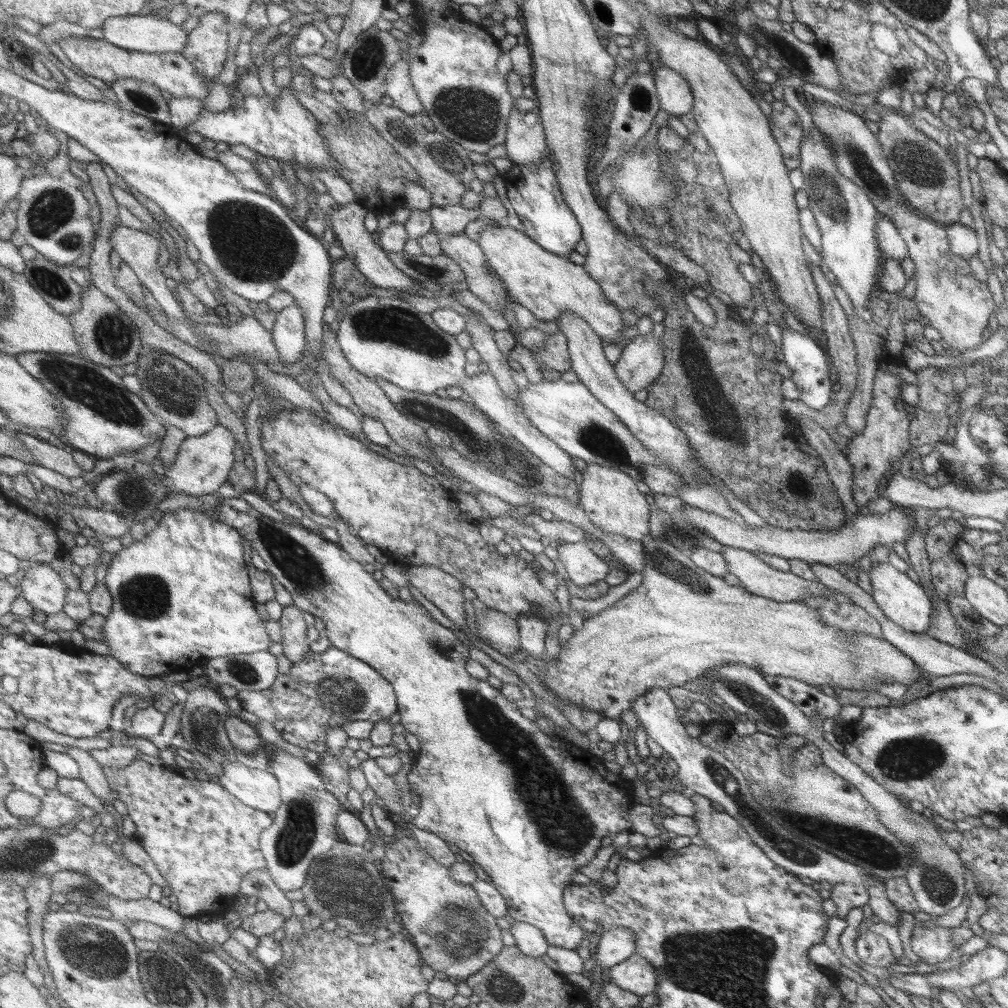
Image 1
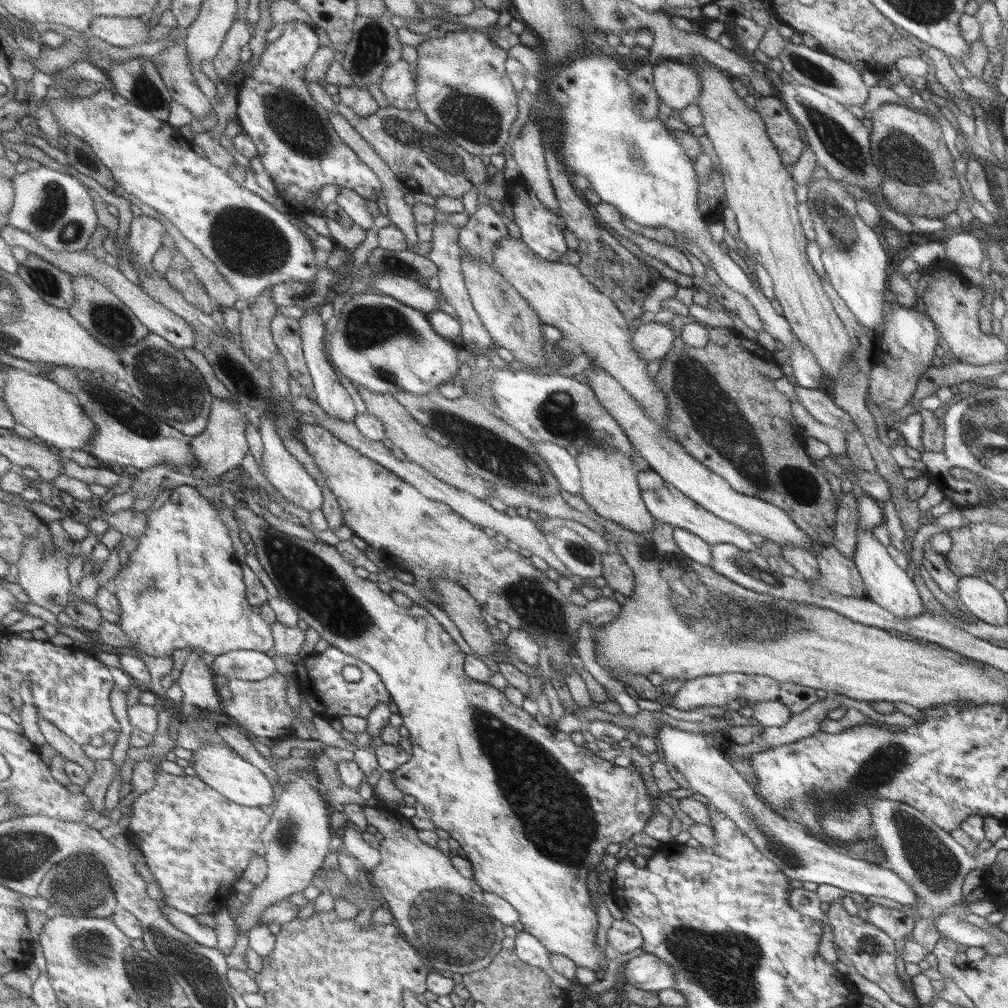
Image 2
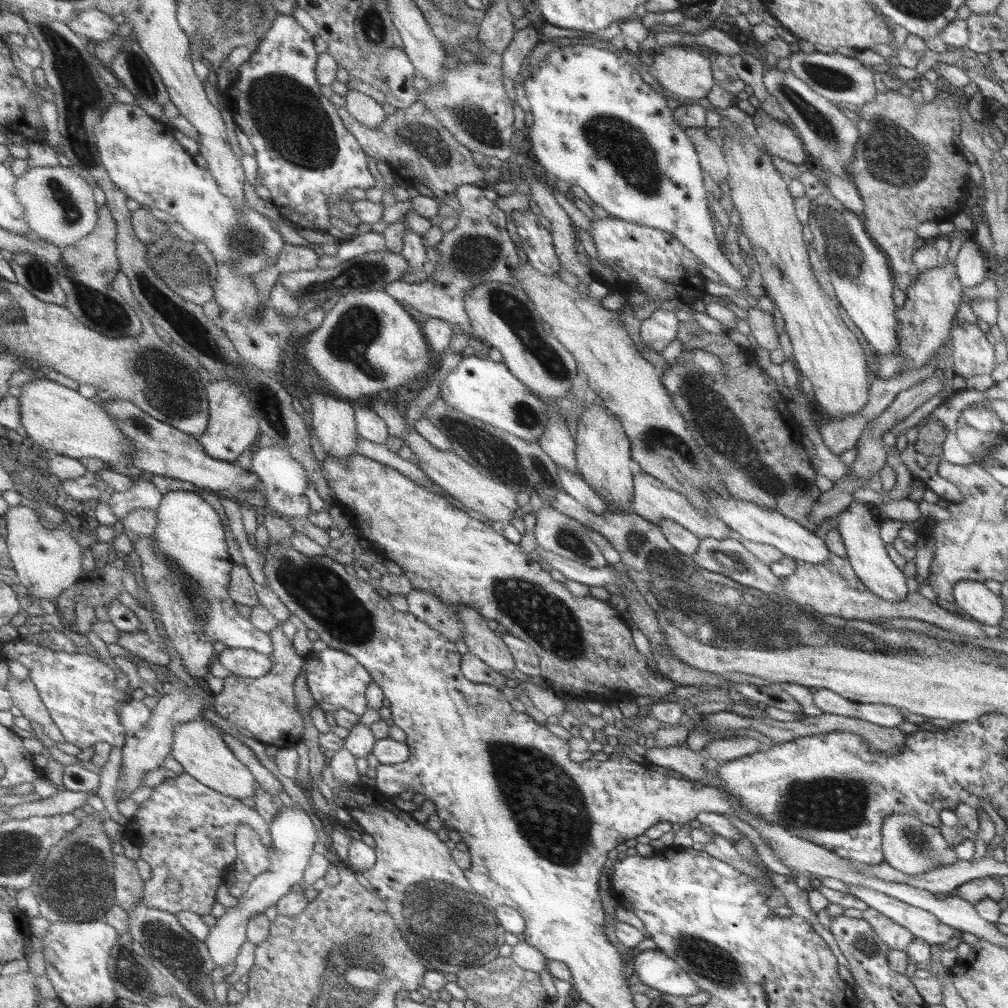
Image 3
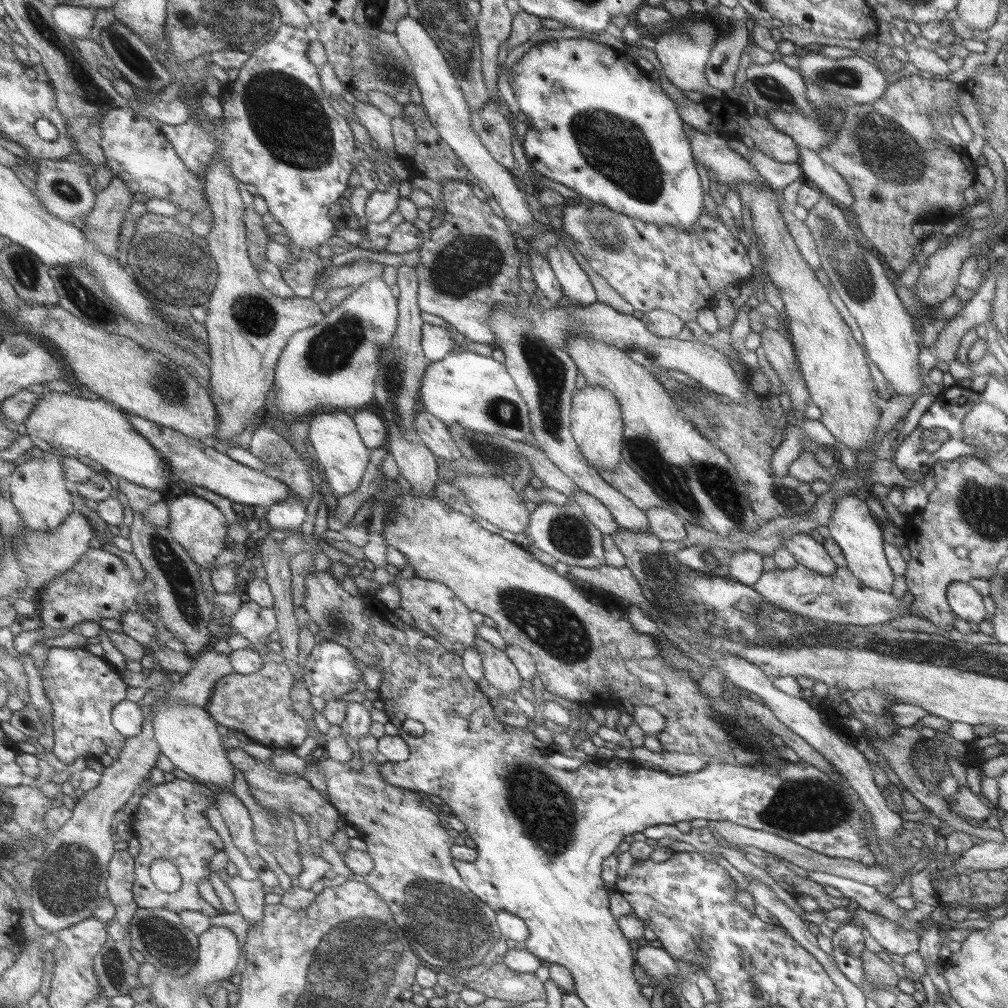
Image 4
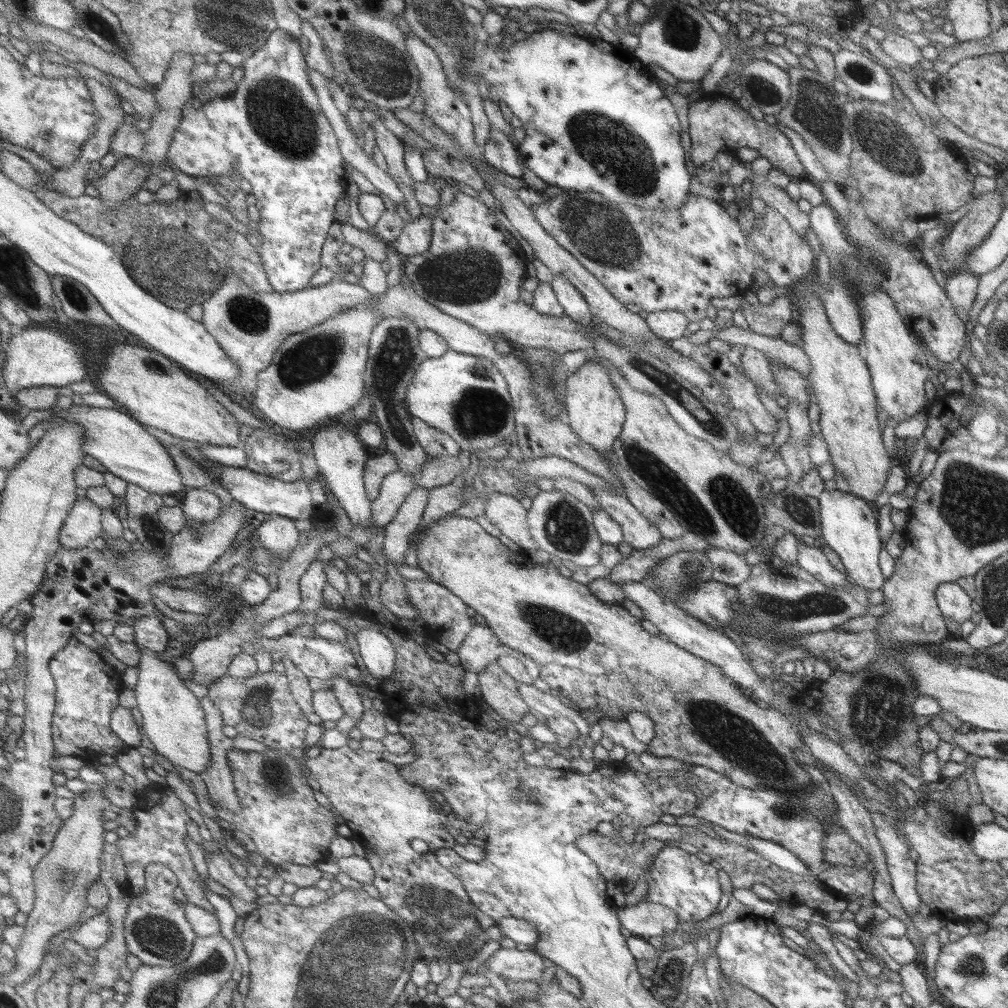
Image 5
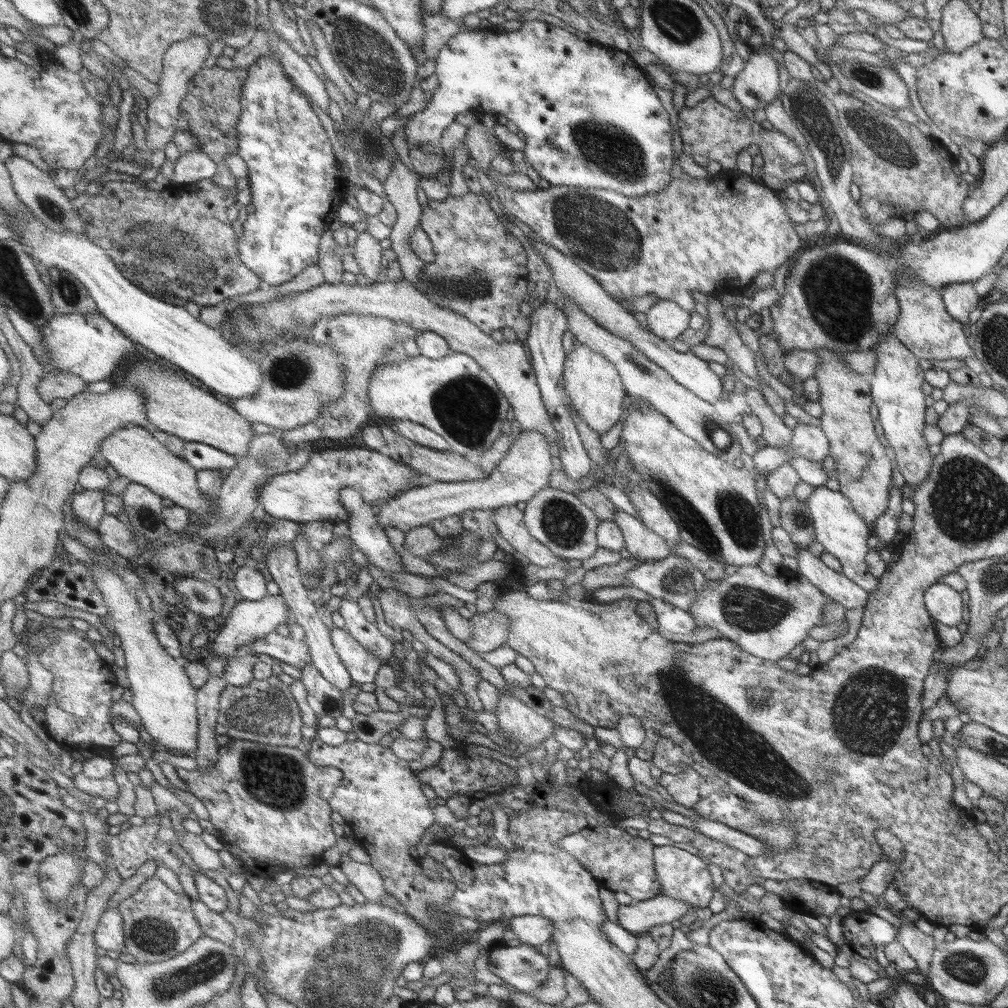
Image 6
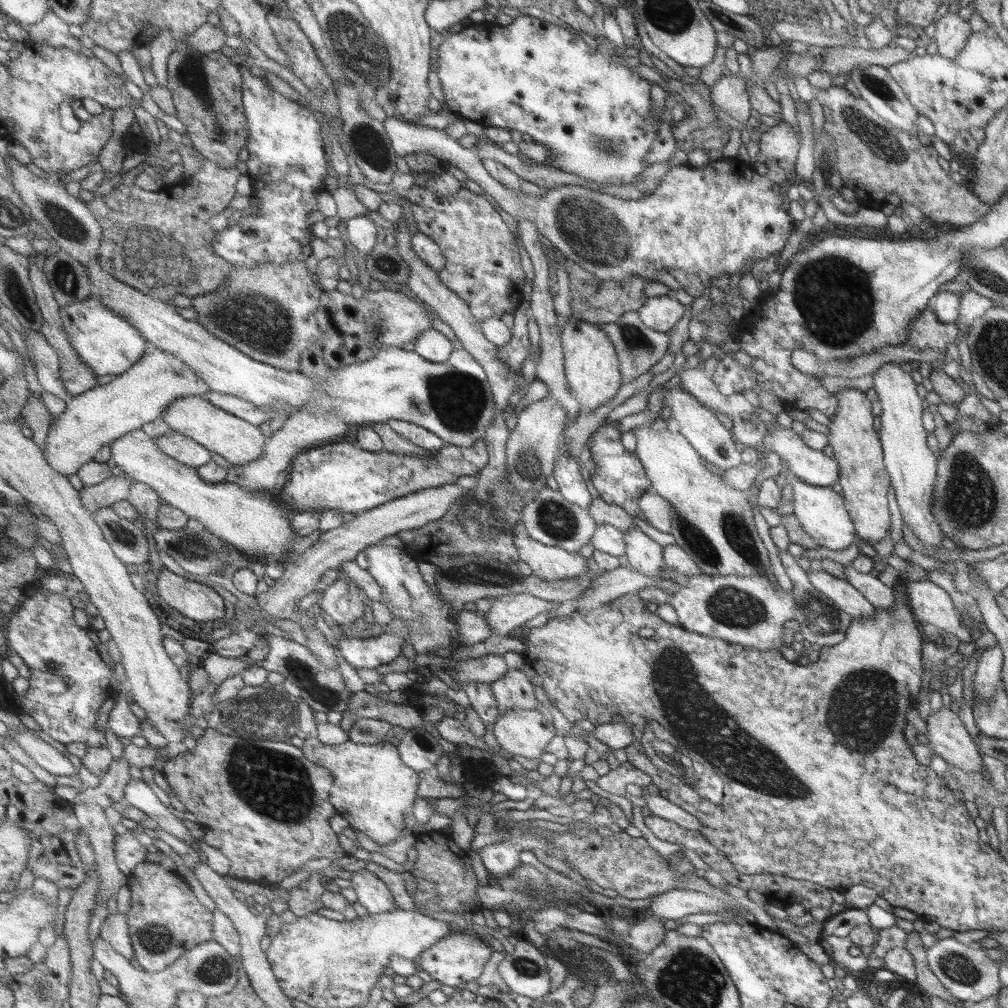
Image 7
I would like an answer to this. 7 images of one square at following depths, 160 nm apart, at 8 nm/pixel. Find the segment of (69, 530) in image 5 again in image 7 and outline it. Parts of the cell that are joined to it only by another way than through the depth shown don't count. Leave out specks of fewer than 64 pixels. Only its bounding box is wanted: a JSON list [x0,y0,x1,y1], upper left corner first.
[80,474,133,516]

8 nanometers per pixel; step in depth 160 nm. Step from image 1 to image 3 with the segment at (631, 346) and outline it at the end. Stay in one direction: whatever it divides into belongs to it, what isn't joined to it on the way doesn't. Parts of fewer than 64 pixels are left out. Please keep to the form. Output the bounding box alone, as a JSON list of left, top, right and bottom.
[640,308,678,354]

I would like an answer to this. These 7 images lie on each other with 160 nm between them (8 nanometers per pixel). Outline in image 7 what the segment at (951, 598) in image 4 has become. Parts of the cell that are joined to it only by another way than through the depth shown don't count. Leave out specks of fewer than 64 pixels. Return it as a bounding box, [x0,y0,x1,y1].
[906,581,972,642]

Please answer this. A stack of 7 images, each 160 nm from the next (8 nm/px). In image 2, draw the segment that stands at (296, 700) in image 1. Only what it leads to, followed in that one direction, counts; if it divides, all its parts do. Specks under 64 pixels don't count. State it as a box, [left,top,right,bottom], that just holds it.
[295,646,392,719]

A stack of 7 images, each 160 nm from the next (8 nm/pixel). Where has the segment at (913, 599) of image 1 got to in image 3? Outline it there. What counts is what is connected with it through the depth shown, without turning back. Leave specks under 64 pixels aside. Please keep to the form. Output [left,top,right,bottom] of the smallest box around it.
[836,501,908,602]

